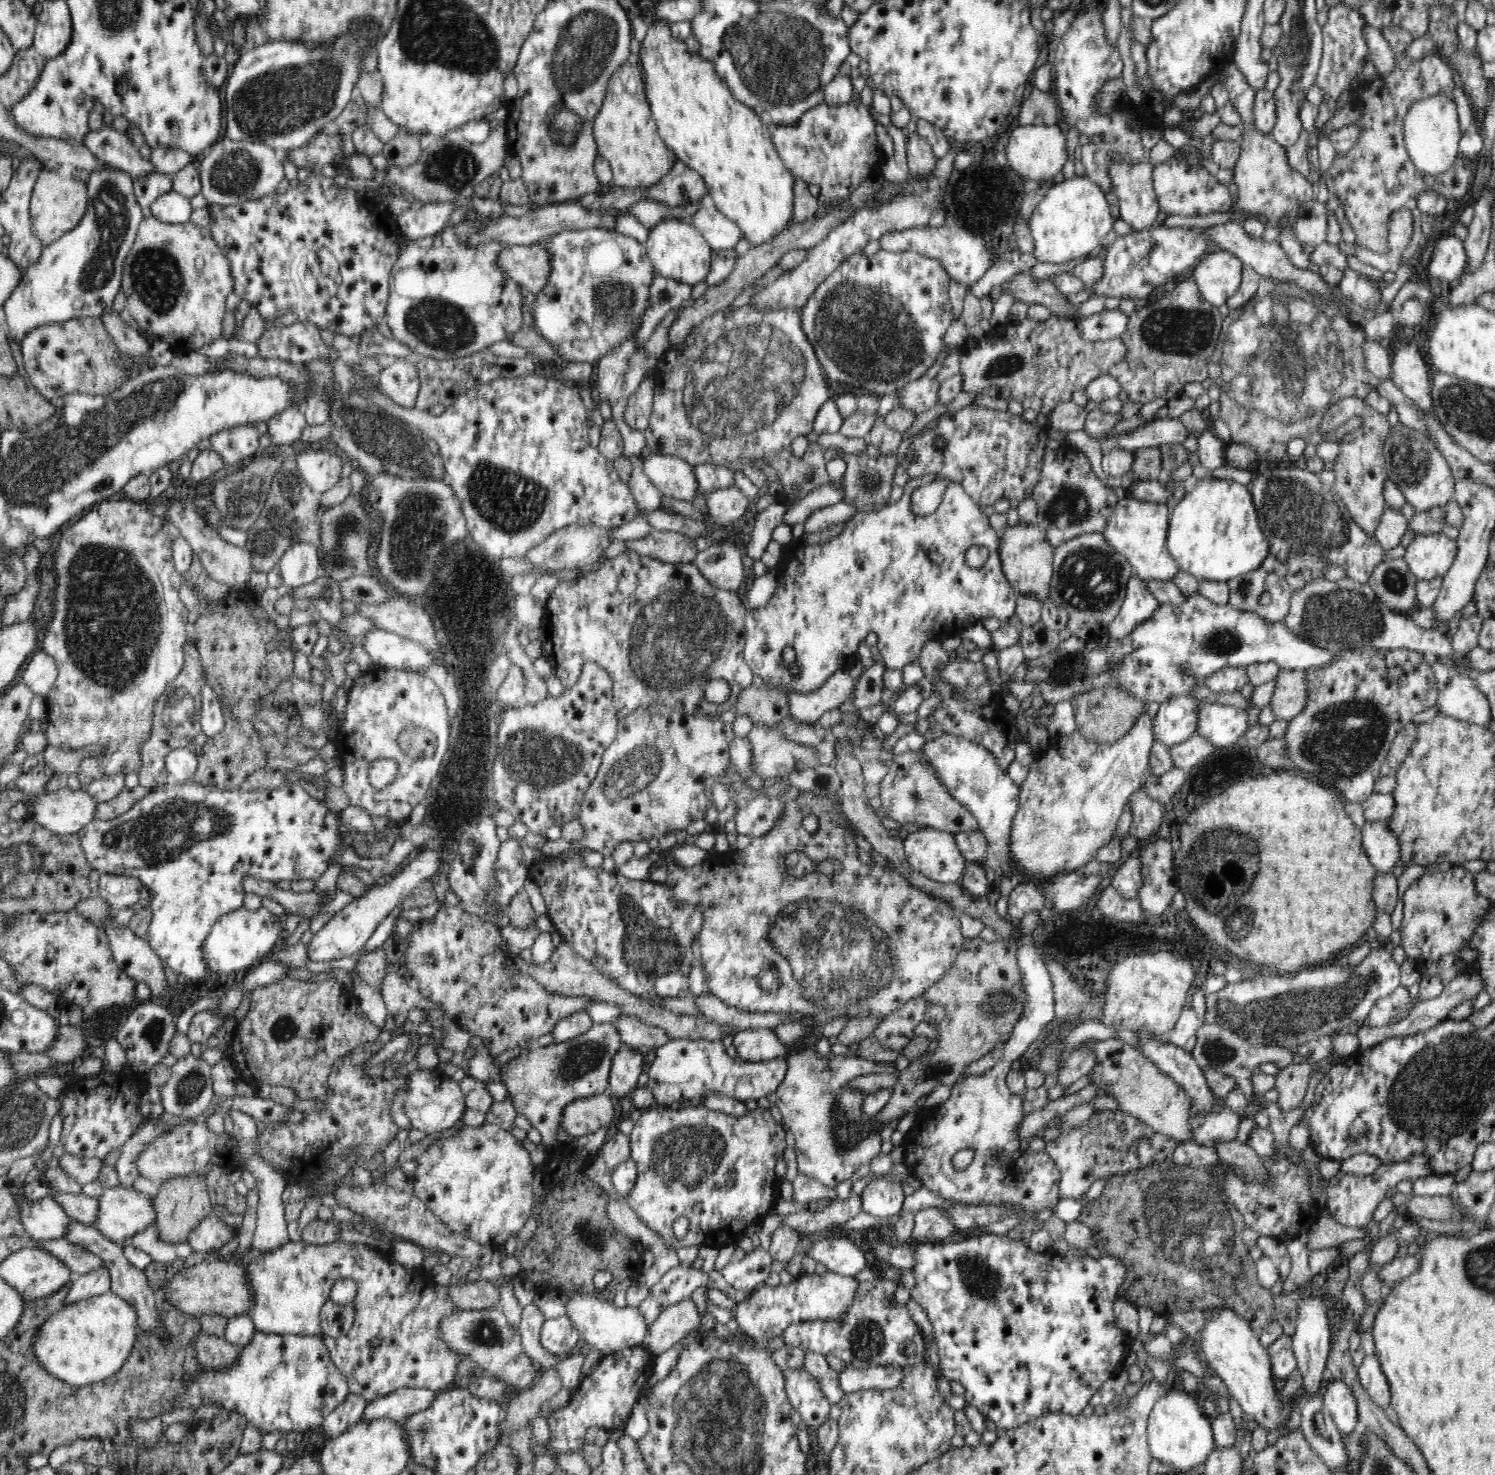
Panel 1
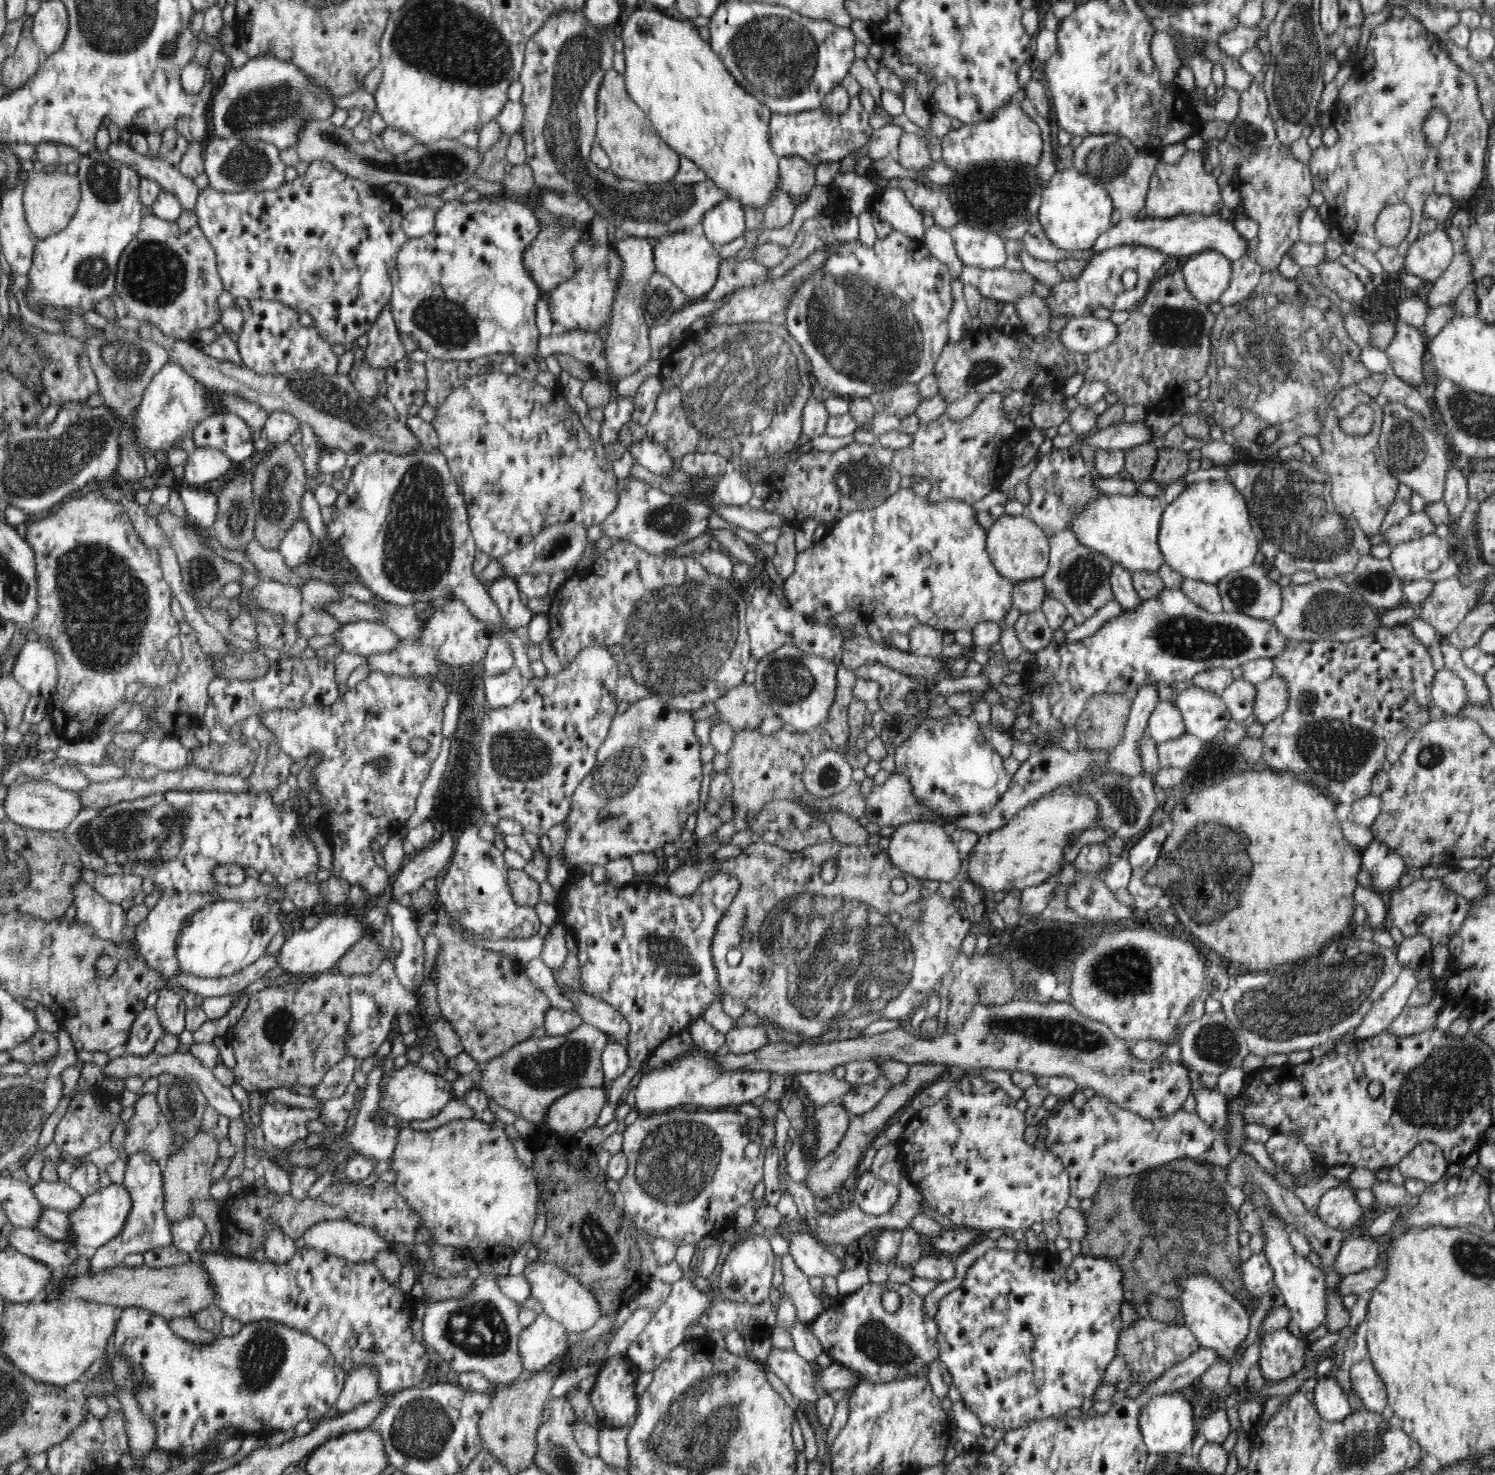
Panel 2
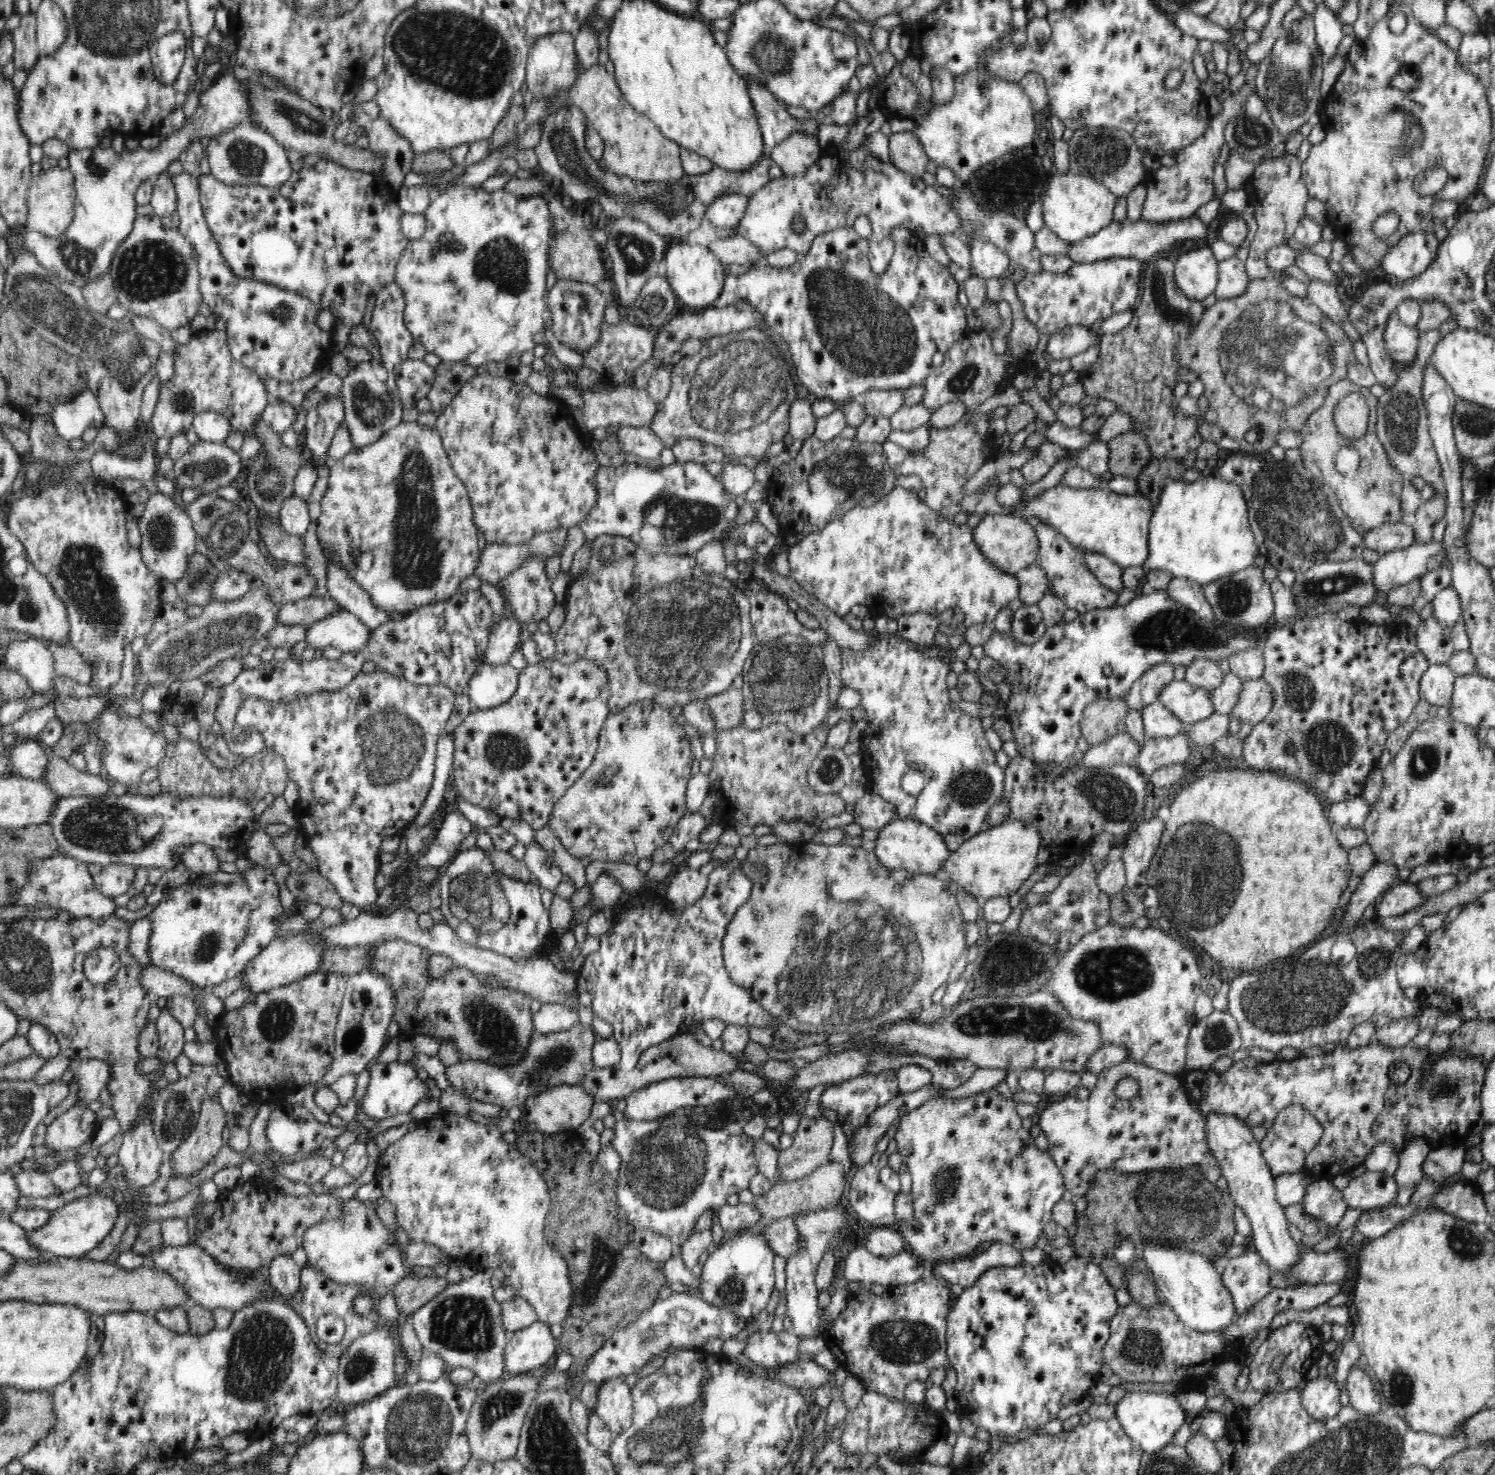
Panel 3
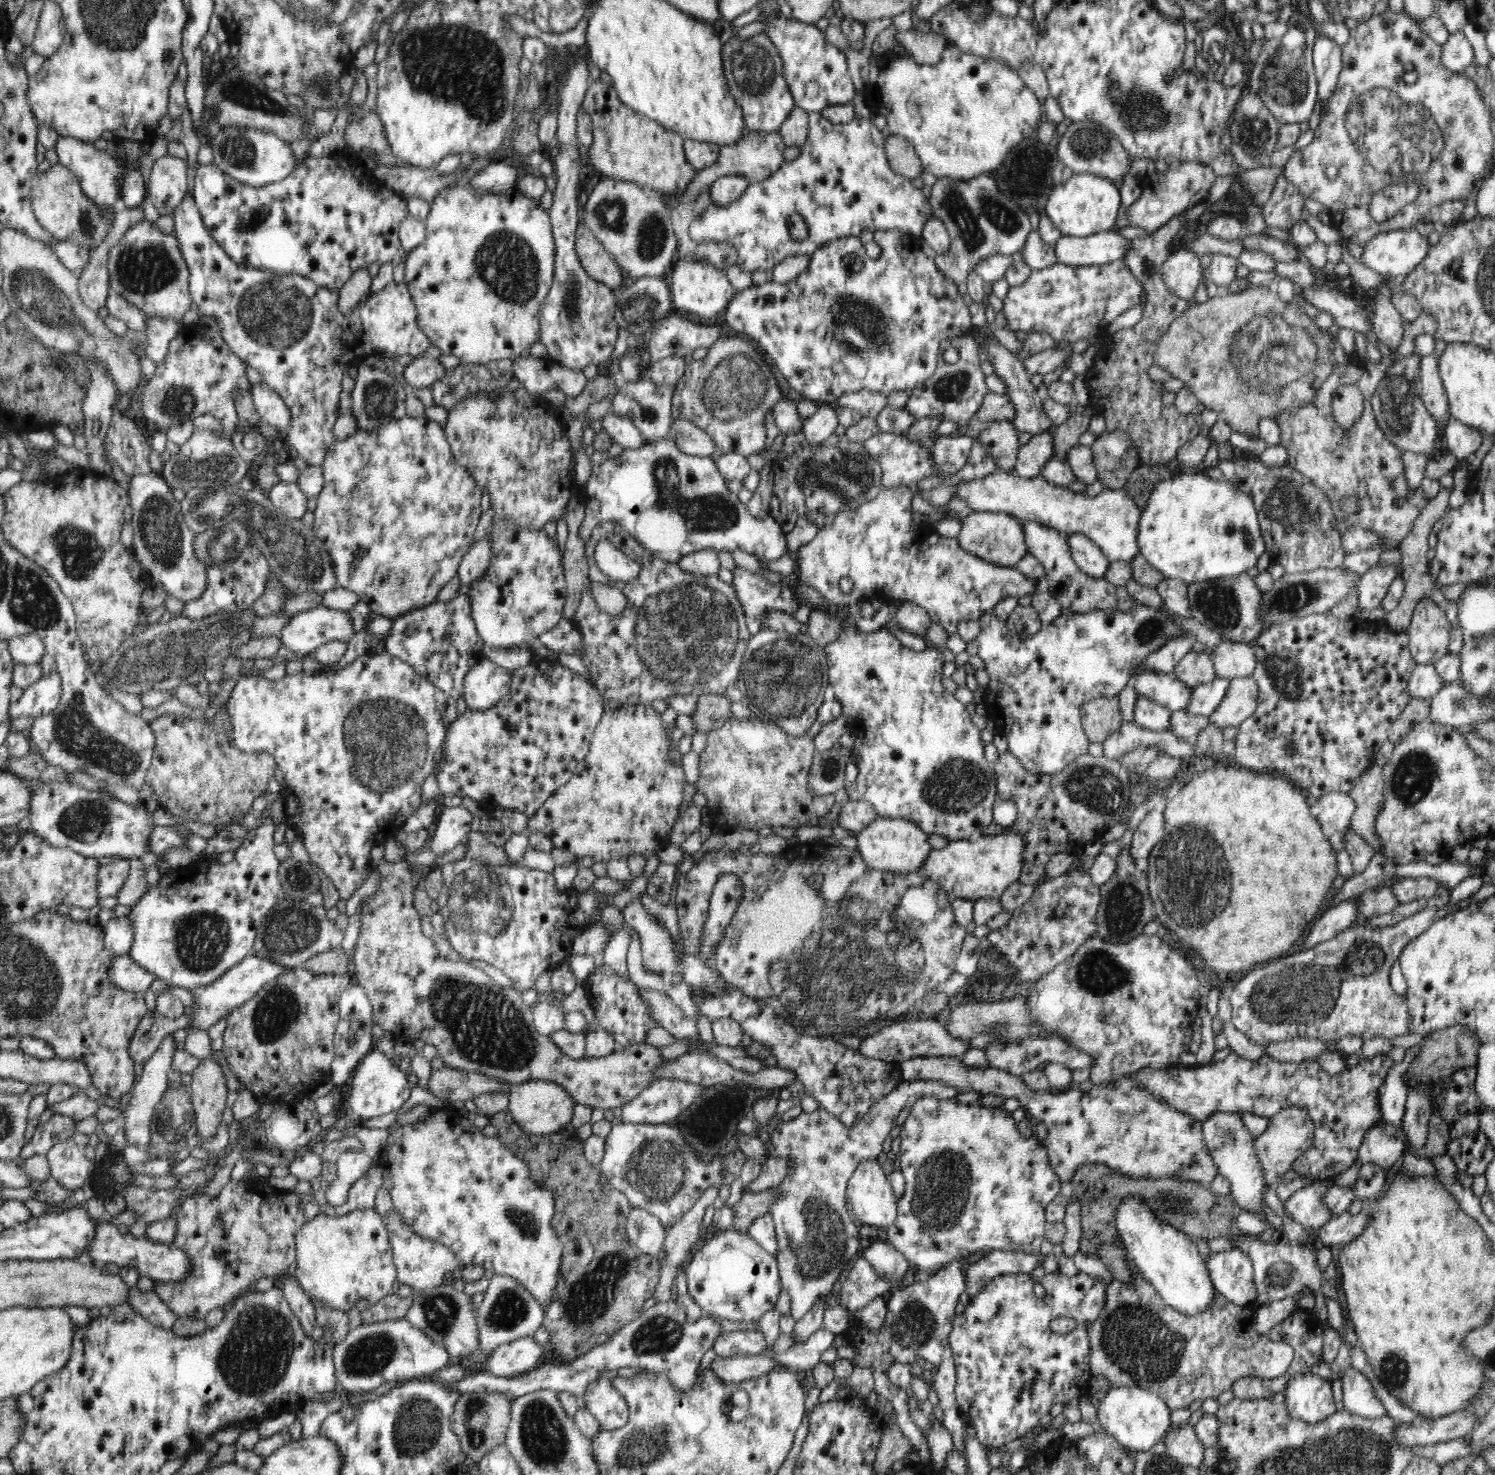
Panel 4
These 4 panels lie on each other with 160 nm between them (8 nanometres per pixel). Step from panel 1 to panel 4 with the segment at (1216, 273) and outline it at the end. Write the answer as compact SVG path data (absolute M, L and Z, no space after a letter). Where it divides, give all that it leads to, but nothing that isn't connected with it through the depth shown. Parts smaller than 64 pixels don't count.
M1178 250L1163 265L1163 280L1177 298L1190 301L1199 290L1206 272L1200 264L1201 258L1190 250Z

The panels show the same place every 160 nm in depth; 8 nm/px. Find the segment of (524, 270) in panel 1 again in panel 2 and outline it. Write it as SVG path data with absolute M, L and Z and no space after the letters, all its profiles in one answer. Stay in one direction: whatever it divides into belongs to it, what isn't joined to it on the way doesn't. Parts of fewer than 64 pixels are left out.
M552 220L553 224L541 229L540 234L536 236L536 240L526 247L524 252L524 267L528 271L528 275L538 284L541 295L551 292L554 288L558 288L558 283L570 280L576 272L574 265L574 247L587 237L588 227L579 225L566 229L559 220Z

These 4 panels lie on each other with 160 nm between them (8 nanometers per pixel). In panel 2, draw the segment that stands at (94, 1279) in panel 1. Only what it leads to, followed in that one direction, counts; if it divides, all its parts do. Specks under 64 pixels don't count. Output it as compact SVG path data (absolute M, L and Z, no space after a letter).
M136 1152L126 1161L123 1188L128 1190L132 1198L132 1207L119 1236L110 1243L96 1250L94 1258L90 1260L90 1273L102 1273L107 1269L122 1265L126 1256L133 1253L146 1253L153 1249L170 1247L174 1243L171 1234L171 1224L164 1213L164 1182L163 1173L158 1162L151 1159L147 1152Z

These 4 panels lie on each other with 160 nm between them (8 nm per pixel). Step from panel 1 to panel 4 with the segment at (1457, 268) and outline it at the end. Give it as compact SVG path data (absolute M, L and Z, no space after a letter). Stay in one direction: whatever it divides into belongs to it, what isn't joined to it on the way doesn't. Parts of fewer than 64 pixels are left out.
M1413 227L1378 234L1363 248L1362 263L1386 279L1413 272L1425 260L1430 246Z

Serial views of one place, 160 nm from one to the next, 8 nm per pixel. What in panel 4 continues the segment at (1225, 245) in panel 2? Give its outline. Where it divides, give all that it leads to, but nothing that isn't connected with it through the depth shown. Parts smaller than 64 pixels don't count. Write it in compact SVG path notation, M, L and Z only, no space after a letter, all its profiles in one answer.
M1114 228L1086 237L1062 236L1055 252L1060 264L1099 266L1124 259L1129 252L1129 240Z

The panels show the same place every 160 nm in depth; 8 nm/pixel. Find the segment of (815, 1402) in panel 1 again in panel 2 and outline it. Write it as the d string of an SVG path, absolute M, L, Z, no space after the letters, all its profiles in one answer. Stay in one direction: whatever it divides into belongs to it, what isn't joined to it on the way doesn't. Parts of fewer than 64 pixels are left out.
M774 1346L766 1364L786 1385L793 1398L800 1400L800 1404L815 1404L820 1394L816 1391L813 1369L793 1348Z

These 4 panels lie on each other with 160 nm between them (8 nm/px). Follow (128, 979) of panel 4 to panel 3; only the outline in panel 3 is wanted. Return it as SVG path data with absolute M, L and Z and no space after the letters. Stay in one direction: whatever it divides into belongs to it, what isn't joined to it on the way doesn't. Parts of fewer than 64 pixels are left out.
M154 964L142 965L140 983L152 999L168 999L175 995L196 998L199 994L199 988L178 976L178 973L174 974Z

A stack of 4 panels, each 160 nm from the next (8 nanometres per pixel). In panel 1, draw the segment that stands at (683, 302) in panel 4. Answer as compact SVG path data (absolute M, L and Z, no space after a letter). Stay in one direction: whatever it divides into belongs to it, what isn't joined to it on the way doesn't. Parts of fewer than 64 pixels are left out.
M678 218L660 221L660 224L649 230L645 246L648 259L659 275L696 286L707 278L714 252L699 230L690 226L689 222L690 220Z

